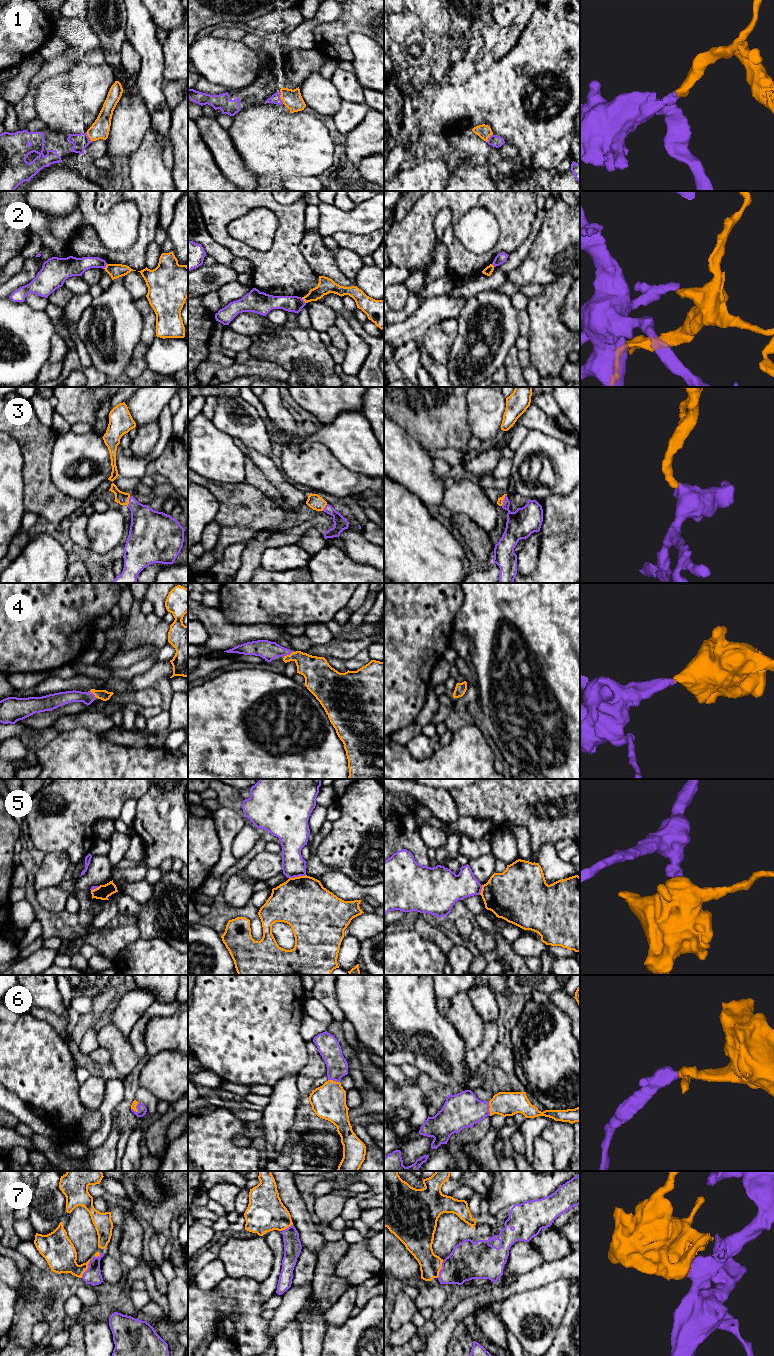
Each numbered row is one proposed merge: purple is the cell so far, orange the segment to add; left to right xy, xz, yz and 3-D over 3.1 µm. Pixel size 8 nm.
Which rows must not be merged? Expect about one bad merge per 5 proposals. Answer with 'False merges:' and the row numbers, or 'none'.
False merges: 2, 5

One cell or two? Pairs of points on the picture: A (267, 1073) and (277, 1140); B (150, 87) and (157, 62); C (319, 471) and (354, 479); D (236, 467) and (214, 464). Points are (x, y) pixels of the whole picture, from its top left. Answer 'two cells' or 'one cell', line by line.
A: two cells
B: one cell
C: one cell
D: one cell

